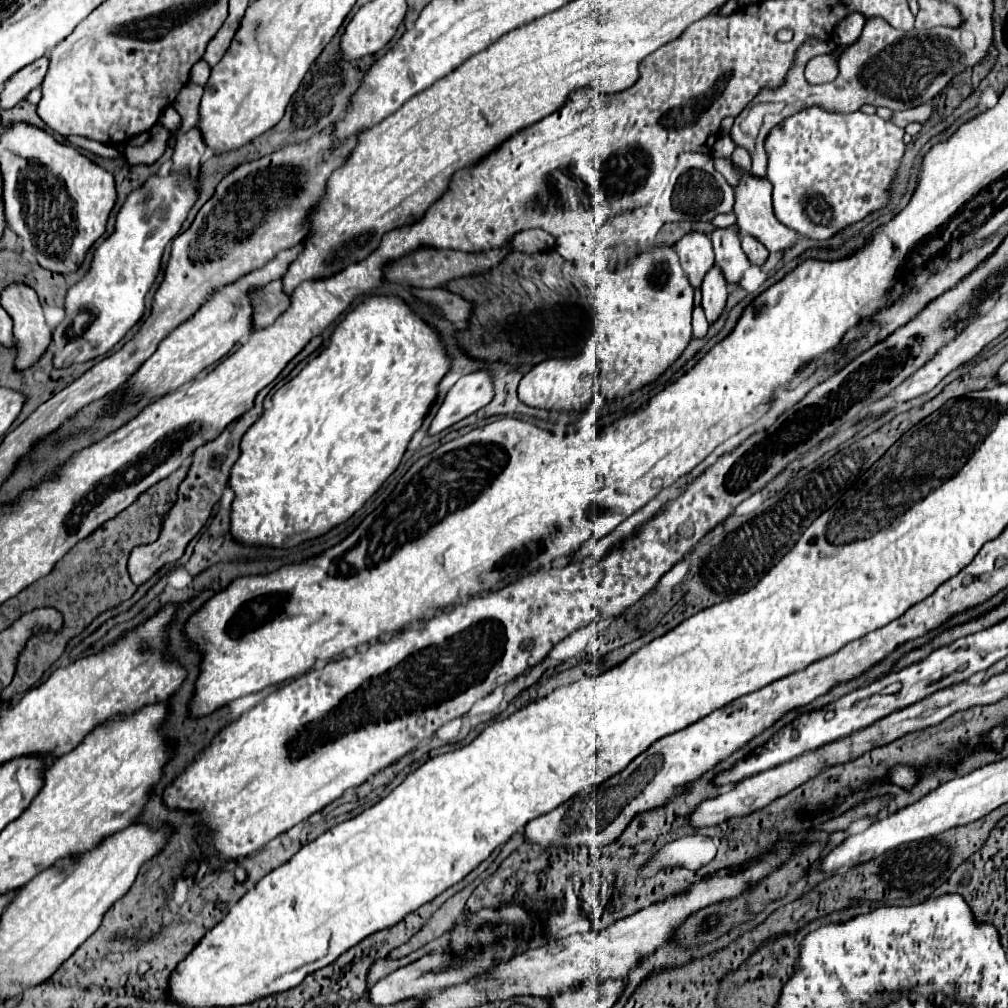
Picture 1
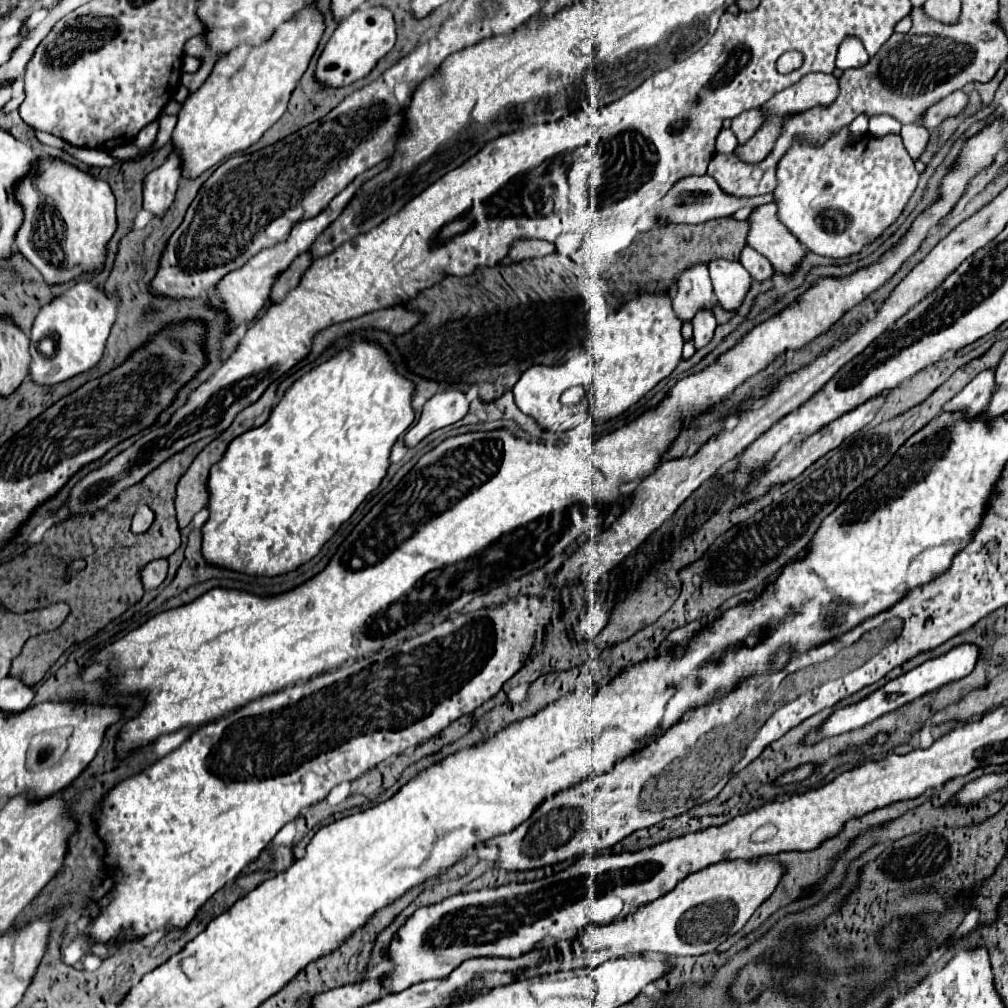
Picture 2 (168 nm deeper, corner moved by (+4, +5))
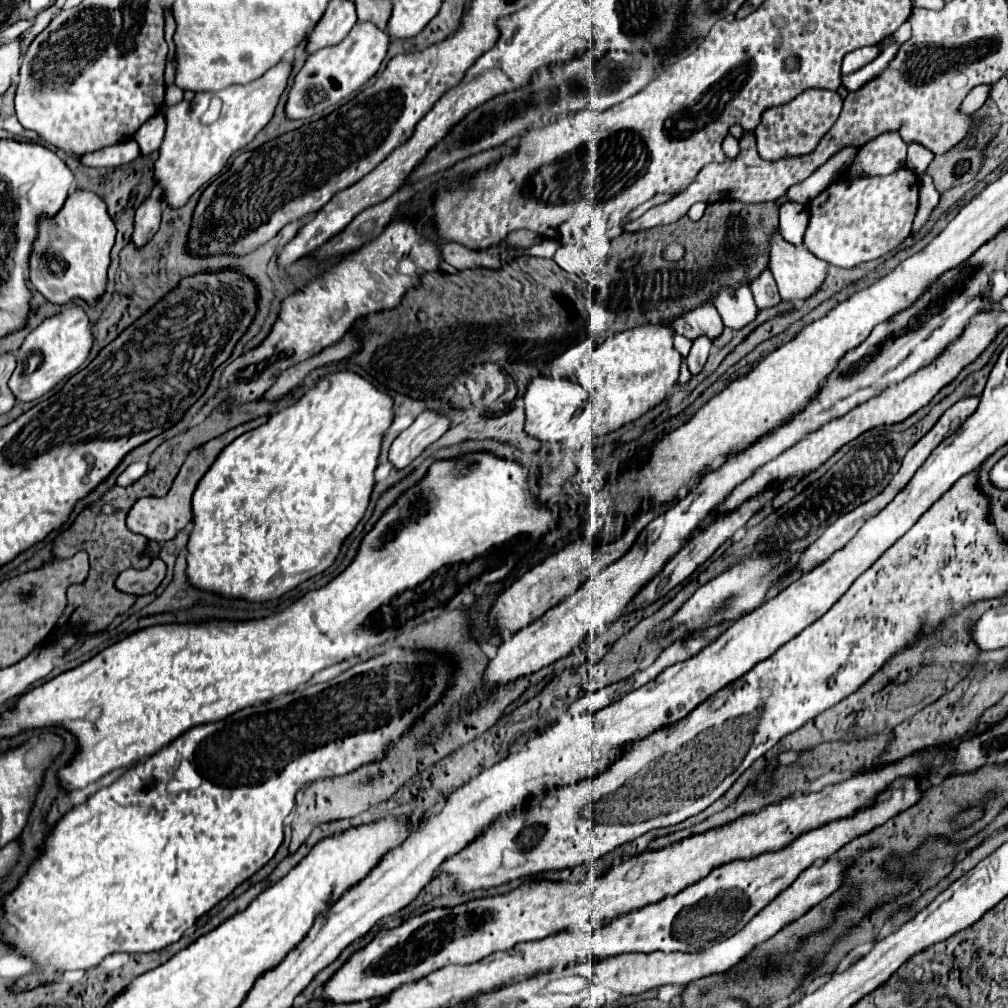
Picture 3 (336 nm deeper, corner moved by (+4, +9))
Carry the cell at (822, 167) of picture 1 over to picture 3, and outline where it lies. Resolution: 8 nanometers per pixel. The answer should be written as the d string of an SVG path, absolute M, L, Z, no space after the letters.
M899 168L889 176L843 174L809 202L809 224L803 234L803 244L817 258L839 268L875 260L909 236L917 200L917 174L909 168Z

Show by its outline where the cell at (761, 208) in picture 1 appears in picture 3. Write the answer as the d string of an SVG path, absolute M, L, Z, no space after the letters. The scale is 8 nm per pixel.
M775 230L773 236L769 236L769 270L775 276L779 294L783 300L805 300L809 298L825 280L825 270L827 270L827 262L819 260L817 256L813 256L805 246L795 246L791 242L787 242L781 236L781 230Z

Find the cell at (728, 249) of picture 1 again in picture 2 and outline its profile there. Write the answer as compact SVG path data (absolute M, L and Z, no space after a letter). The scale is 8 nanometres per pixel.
M731 260L709 262L709 272L721 308L729 312L737 312L751 288L749 272L741 268L741 262L731 262Z

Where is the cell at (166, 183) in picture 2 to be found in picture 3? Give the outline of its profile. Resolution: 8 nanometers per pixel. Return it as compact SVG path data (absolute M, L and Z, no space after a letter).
M155 186L149 198L141 202L141 208L137 208L135 214L135 232L131 236L135 246L143 246L157 232L161 222L161 210L163 210L163 194L161 188Z

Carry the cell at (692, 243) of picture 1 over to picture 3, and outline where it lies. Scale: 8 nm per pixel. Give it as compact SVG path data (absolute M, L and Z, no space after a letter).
M711 300L709 304L701 304L701 308L695 308L693 312L685 312L685 316L677 316L671 326L677 334L687 336L689 340L695 340L701 334L707 334L713 340L723 330L721 316Z

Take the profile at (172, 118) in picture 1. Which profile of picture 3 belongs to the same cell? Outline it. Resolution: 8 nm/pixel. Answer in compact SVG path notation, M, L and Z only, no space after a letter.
M127 140L127 142L119 142L119 144L113 144L113 146L101 148L101 150L91 152L91 154L85 154L81 158L81 162L85 166L93 166L93 168L103 168L103 166L115 168L115 166L133 162L139 156L141 156L139 144L135 140Z

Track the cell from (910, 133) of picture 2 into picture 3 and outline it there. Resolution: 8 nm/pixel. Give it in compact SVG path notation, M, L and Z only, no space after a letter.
M909 144L907 162L905 162L905 166L909 170L913 170L915 174L921 174L921 172L927 170L927 166L929 166L931 160L933 160L933 154L927 148L921 148L919 144Z

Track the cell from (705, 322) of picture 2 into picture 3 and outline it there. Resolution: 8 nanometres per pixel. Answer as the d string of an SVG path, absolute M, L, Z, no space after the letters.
M699 336L693 346L691 346L691 352L687 356L687 366L691 370L691 374L697 374L701 372L707 356L709 356L709 350L711 350L711 340L709 336Z

